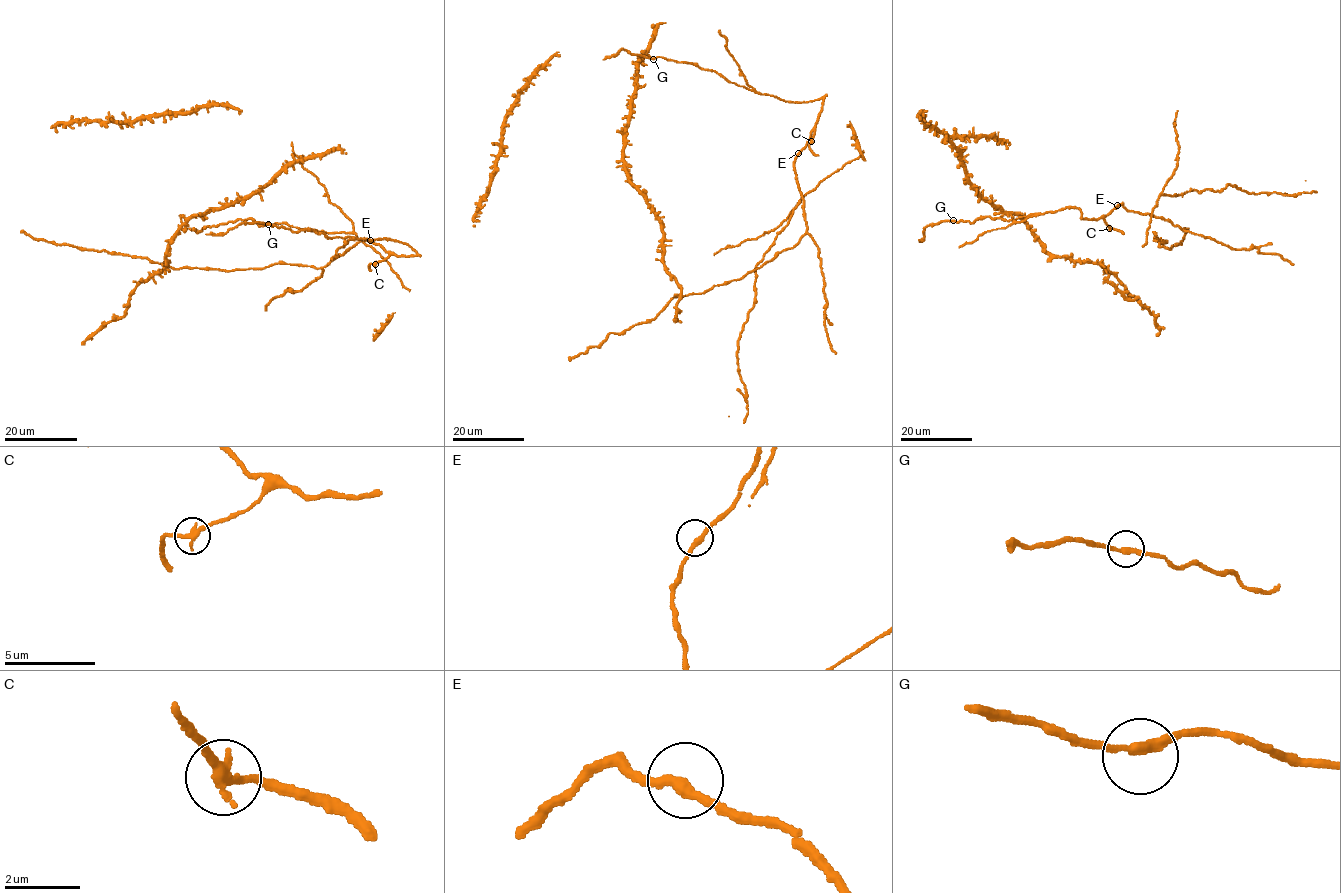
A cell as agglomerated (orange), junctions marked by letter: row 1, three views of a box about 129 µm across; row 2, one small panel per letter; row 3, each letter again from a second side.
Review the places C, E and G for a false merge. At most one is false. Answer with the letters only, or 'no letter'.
C

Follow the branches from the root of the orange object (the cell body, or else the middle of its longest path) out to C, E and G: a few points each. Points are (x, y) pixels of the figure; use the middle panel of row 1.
C: (775, 97), (795, 103), (824, 97), (811, 141)
E: (775, 97), (795, 103), (824, 97), (815, 128), (805, 147), (798, 153)
G: (775, 97), (729, 82), (716, 71), (661, 57), (653, 59)

